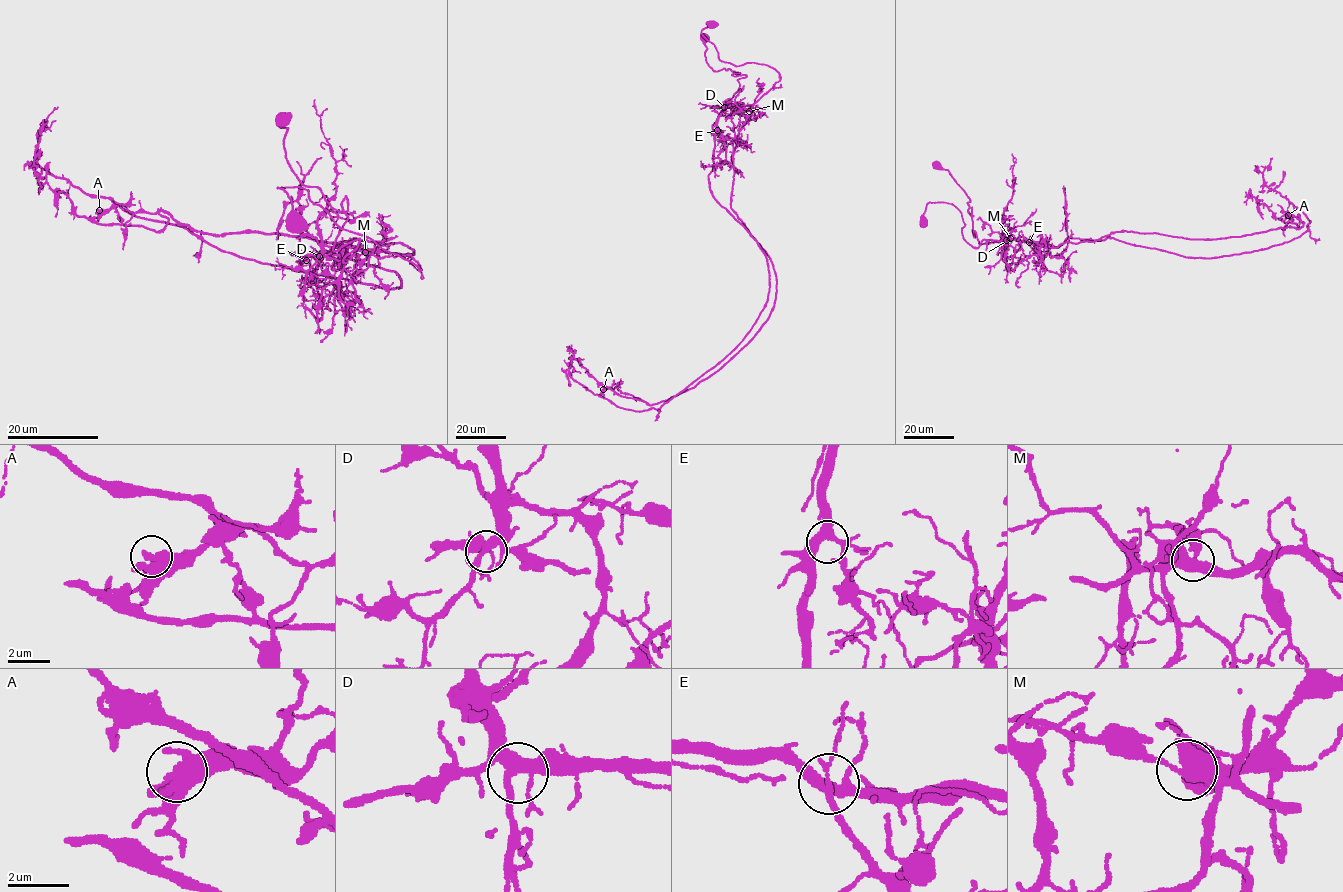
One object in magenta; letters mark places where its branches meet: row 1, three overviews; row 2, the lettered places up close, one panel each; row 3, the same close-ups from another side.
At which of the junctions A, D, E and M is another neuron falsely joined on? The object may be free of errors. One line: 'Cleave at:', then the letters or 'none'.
Cleave at: M

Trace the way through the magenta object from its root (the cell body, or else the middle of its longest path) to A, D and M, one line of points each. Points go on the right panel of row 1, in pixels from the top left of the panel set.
A: (922, 222), (947, 202), (973, 247), (1056, 247), (1304, 223), (1288, 215)
D: (922, 222), (929, 202), (947, 202), (961, 212), (963, 237), (973, 247), (1010, 237), (1002, 234), (1006, 240)
M: (922, 222), (929, 202), (947, 202), (961, 212), (963, 237), (973, 247), (978, 247), (984, 239), (1009, 238)

